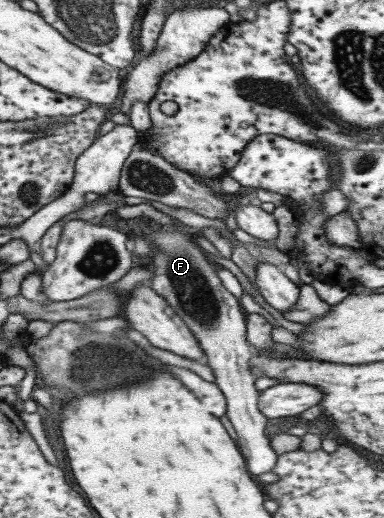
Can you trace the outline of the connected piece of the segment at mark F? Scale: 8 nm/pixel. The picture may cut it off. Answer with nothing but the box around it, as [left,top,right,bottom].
[148,226,279,476]

